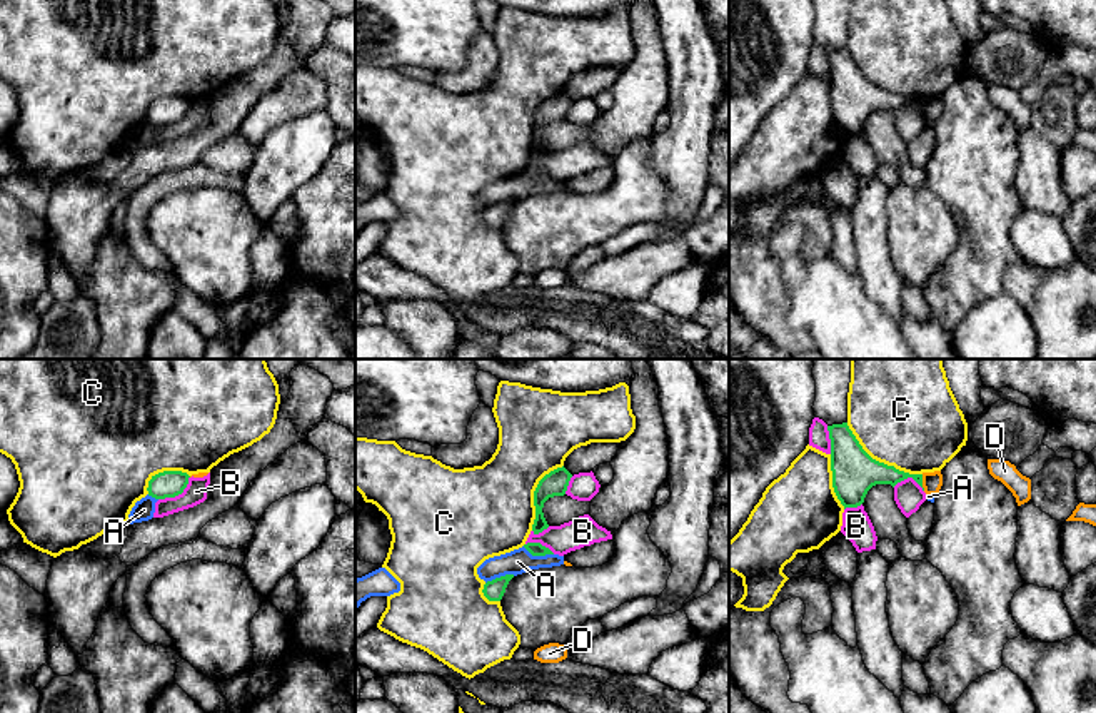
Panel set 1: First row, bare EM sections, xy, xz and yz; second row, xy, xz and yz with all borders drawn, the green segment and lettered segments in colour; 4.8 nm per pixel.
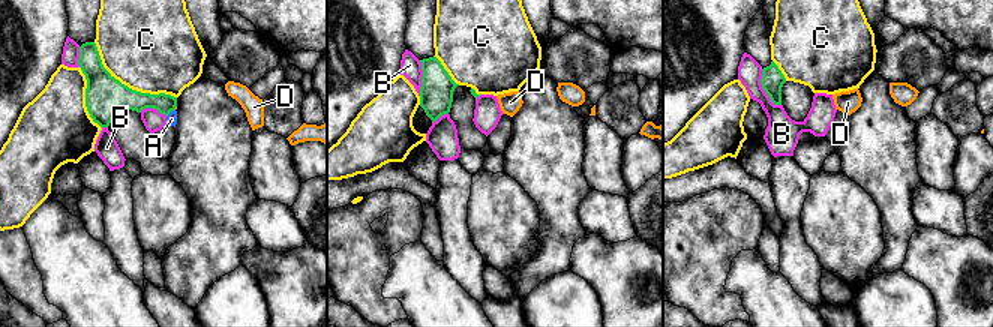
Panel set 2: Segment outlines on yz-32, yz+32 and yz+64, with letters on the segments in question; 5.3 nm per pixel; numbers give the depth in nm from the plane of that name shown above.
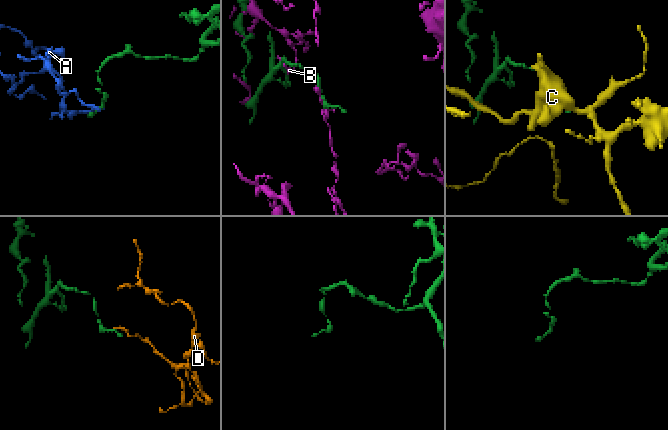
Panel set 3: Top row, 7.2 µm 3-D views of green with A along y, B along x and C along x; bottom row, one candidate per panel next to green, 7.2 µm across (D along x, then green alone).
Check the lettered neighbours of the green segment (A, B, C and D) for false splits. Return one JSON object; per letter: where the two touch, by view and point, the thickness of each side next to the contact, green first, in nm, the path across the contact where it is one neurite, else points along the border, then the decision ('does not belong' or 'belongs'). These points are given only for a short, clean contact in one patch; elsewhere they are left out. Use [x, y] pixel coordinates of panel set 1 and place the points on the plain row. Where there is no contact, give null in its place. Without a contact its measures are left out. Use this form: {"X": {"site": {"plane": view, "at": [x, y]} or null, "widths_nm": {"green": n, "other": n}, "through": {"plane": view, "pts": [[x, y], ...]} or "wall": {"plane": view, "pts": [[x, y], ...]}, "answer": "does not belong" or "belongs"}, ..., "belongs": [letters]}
{"A": {"site": {"plane": "xz", "at": [537, 181]}, "widths_nm": {"green": 60, "other": 120}, "answer": "does not belong"}, "B": {"site": {"plane": "xy", "at": [177, 121]}, "widths_nm": {"green": 130, "other": 110}, "answer": "does not belong"}, "C": {"site": {"plane": "yz", "at": [878, 87]}, "widths_nm": {"green": 220, "other": 460}, "answer": "does not belong"}, "D": {"site": {"plane": "yz", "at": [921, 109]}, "widths_nm": {"green": 120, "other": 100}, "wall": {"plane": "yz", "pts": [[921, 101], [925, 116]]}, "answer": "does not belong"}, "belongs": []}

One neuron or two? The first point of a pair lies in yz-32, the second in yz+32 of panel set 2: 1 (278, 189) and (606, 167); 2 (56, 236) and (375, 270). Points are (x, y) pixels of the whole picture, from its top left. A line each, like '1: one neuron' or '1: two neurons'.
1: one neuron
2: two neurons

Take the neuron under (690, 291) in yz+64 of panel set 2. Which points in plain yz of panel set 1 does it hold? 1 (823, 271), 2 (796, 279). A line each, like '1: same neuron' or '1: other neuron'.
1: other neuron
2: other neuron

